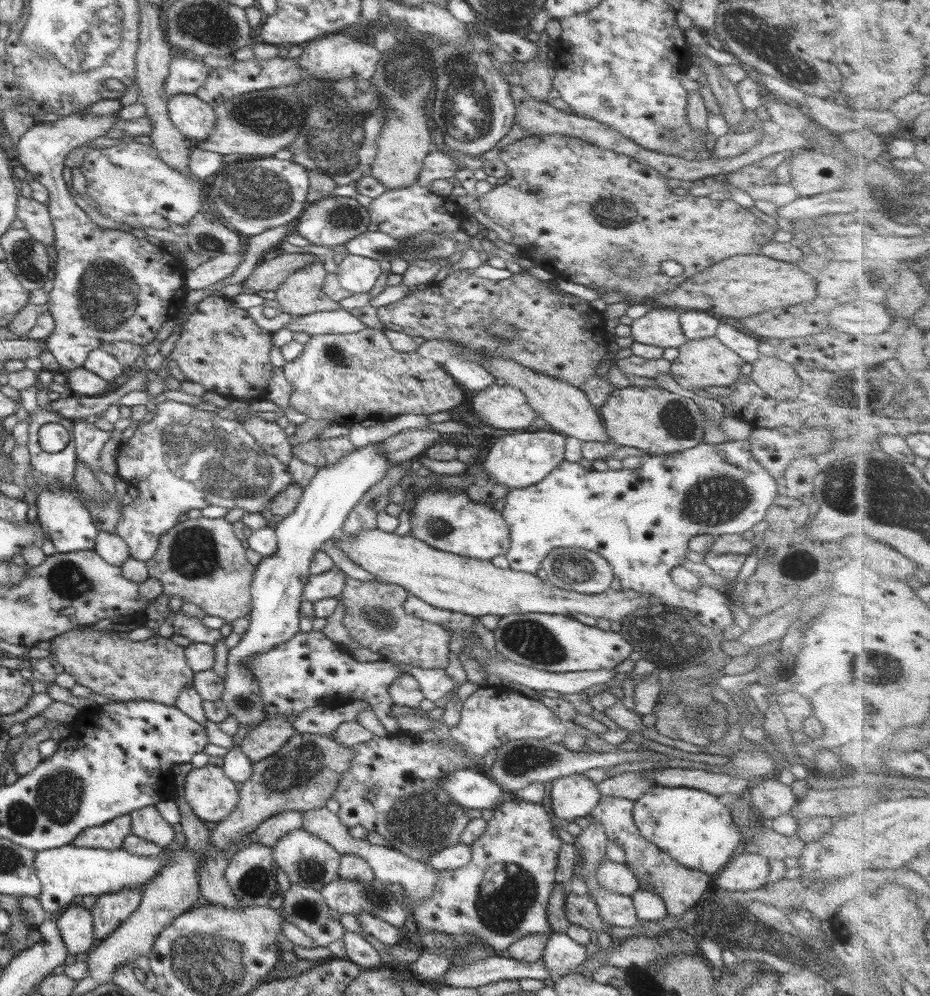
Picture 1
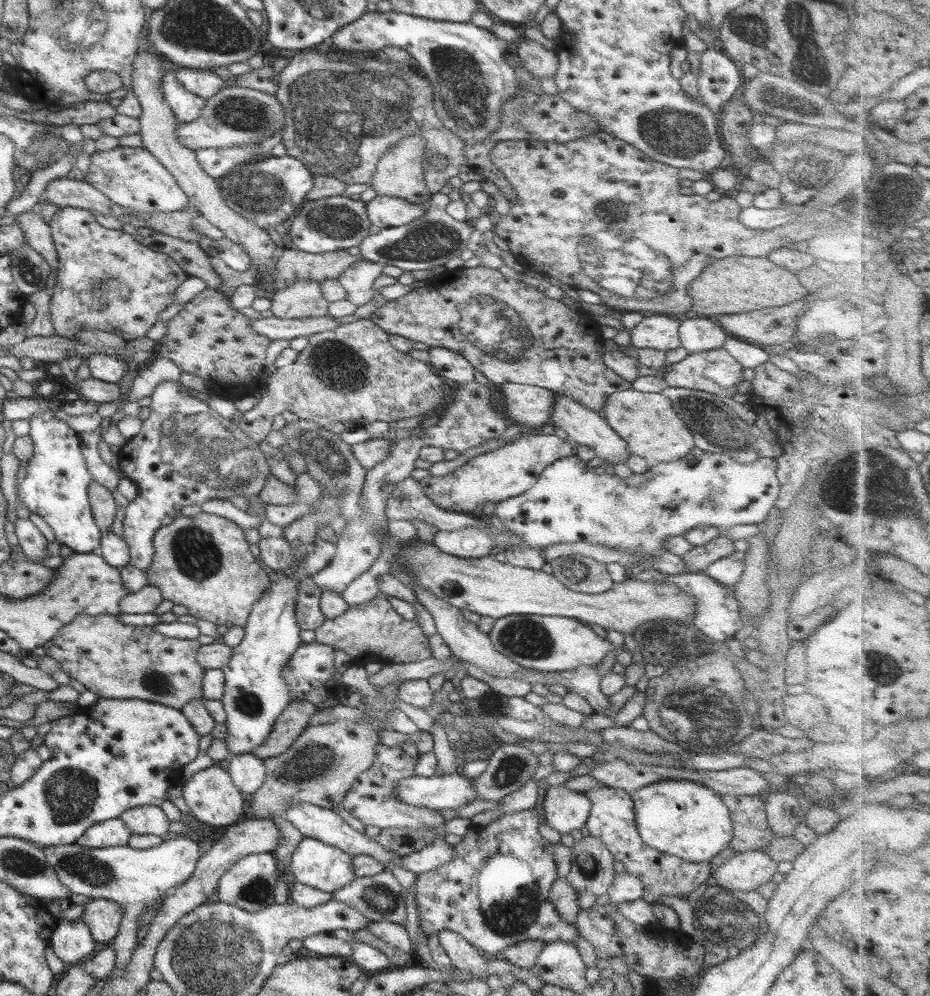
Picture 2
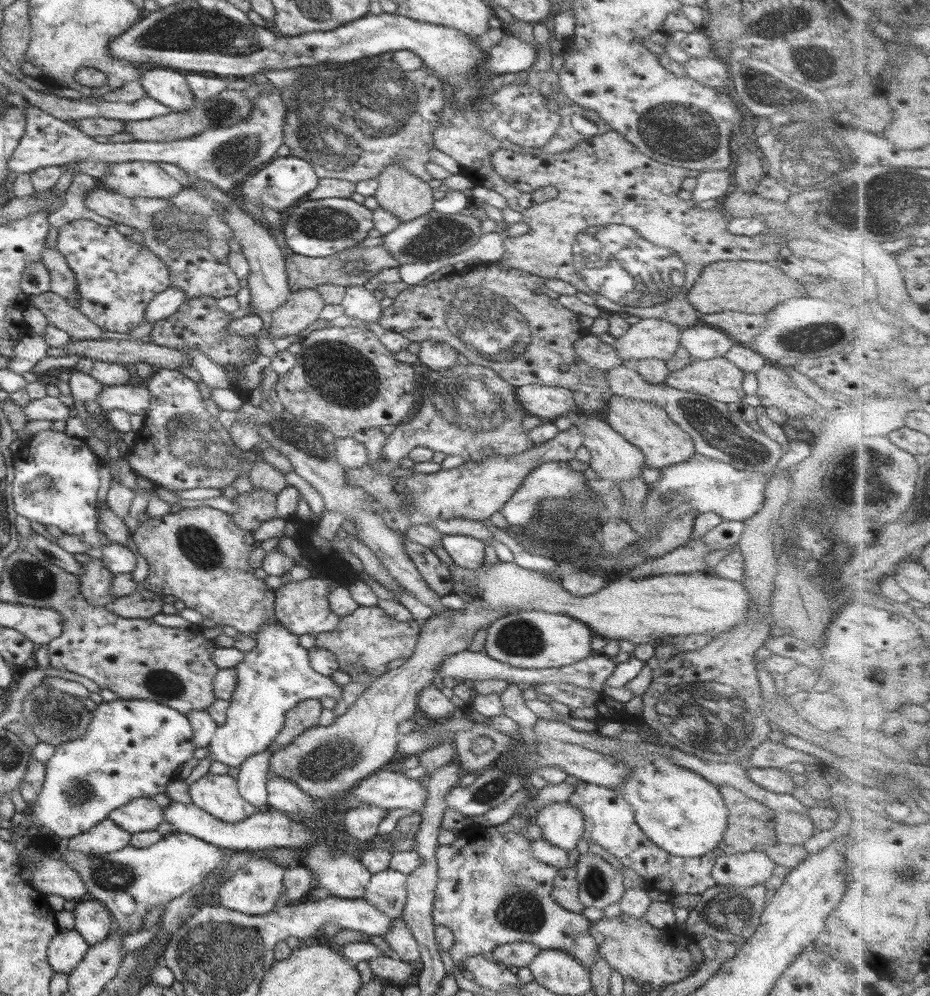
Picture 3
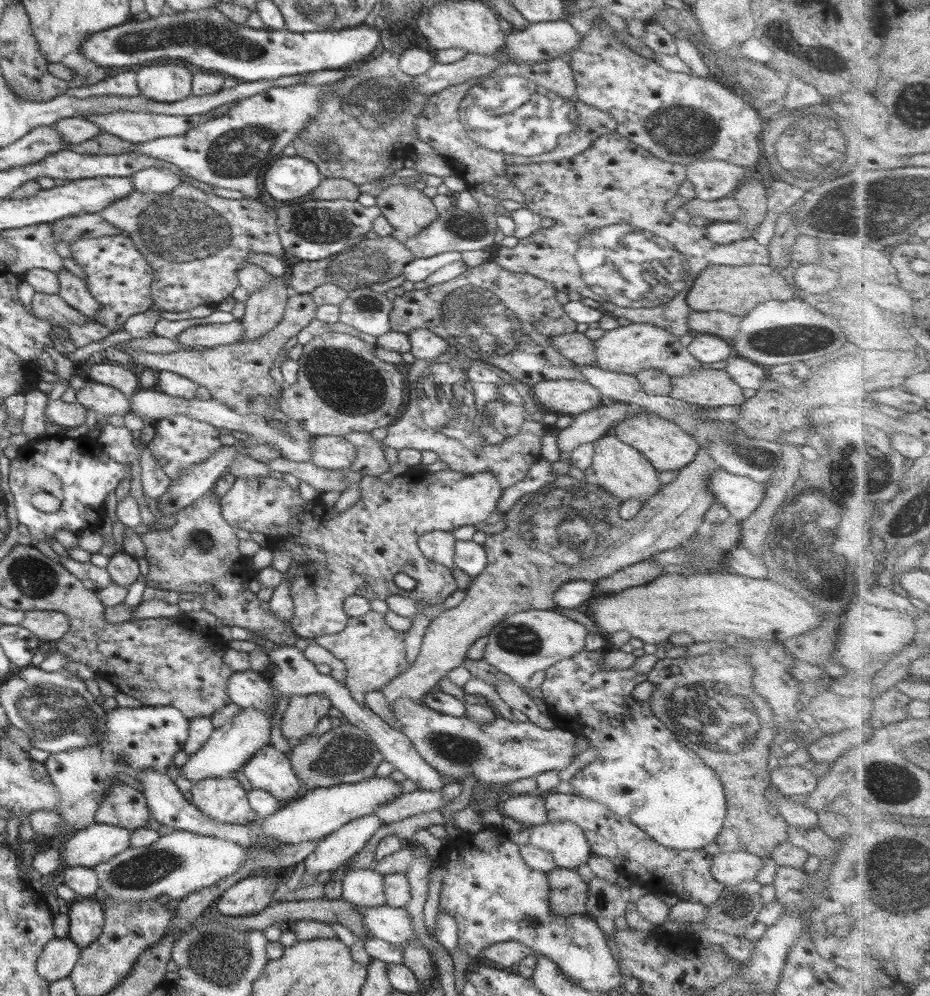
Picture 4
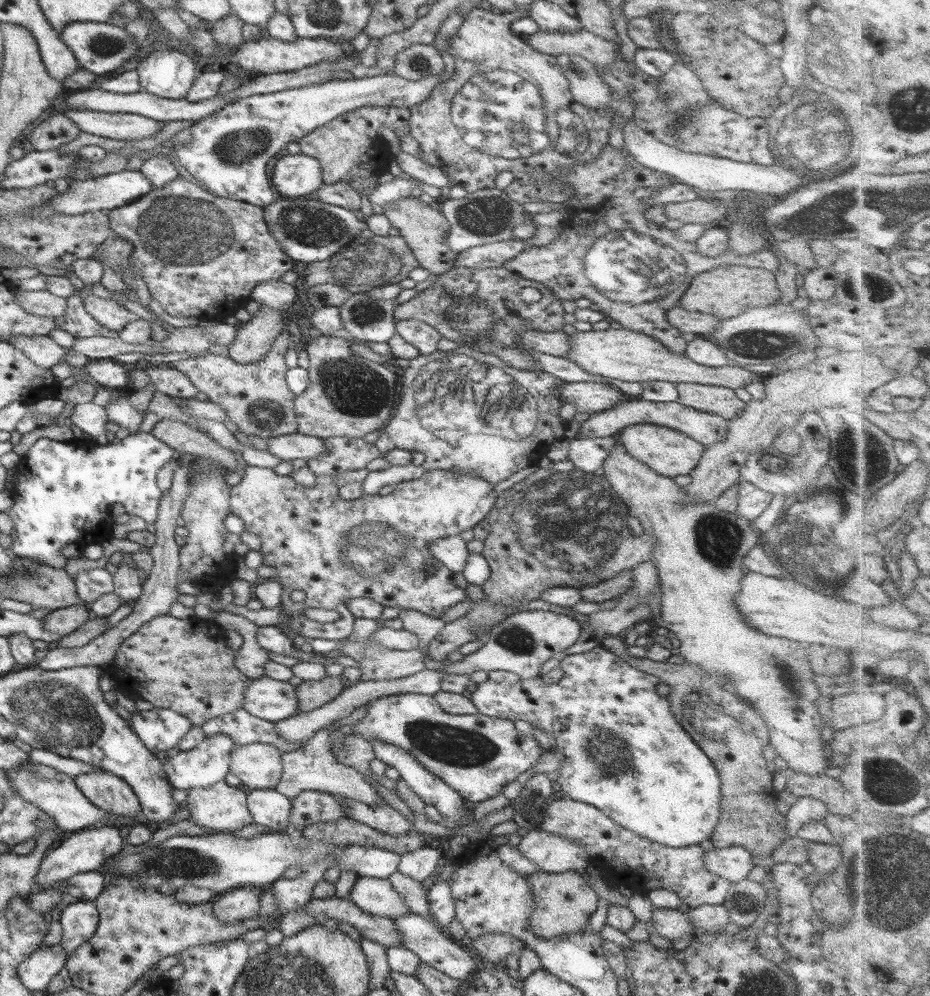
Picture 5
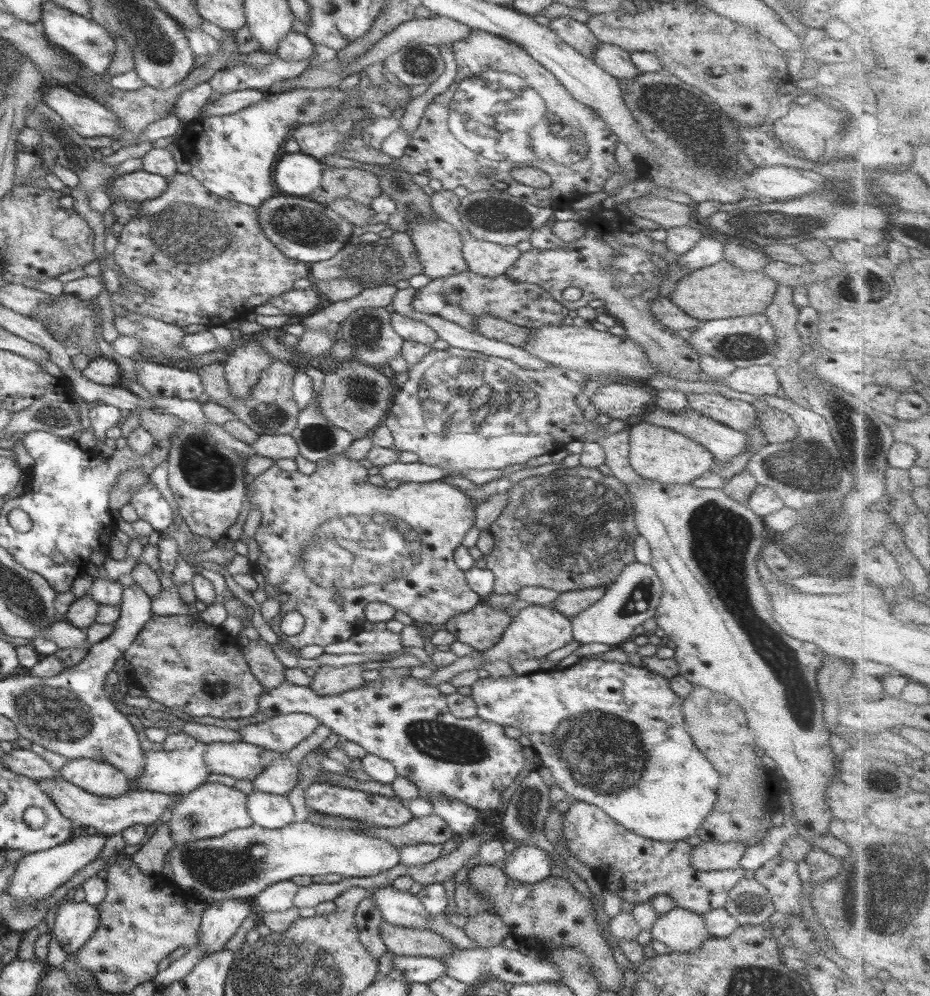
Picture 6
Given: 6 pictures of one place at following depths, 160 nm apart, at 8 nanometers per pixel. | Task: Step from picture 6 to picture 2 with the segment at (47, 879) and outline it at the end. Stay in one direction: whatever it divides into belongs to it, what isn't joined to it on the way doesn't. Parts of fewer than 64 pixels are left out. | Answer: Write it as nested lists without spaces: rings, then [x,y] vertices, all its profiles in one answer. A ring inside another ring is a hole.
[[[118,818],[89,826],[81,838],[74,843],[86,848],[107,848],[107,846],[126,846],[130,838],[127,826]]]

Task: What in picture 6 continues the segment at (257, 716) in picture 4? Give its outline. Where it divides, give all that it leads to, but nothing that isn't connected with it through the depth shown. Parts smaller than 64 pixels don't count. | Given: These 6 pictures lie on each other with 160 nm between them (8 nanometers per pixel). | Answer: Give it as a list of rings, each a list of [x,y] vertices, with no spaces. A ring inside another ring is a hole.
[[[196,742],[187,749],[145,751],[146,758],[142,773],[137,776],[135,781],[127,782],[128,791],[149,790],[167,795],[183,796],[203,785],[205,776],[210,773],[205,761],[202,759],[206,744]]]

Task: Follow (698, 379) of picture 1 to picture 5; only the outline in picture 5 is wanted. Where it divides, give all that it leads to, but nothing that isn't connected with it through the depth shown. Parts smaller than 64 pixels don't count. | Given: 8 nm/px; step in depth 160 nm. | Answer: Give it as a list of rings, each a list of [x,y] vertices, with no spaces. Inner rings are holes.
[[[675,384],[676,401],[683,406],[716,414],[725,421],[732,419],[746,405],[738,400],[729,388],[703,386],[699,384]]]

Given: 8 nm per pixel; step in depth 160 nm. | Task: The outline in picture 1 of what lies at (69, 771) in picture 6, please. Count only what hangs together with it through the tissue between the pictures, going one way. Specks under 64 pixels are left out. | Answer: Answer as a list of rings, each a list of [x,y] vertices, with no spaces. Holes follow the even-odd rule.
[[[154,806],[133,810],[127,816],[130,818],[131,835],[147,840],[147,842],[151,842],[161,850],[165,849],[173,840],[172,826],[161,818]]]

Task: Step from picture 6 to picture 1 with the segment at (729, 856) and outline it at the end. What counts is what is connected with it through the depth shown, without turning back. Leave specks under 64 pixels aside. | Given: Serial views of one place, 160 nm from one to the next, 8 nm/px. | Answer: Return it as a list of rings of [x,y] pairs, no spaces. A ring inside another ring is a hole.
[[[751,850],[738,852],[717,874],[715,884],[723,891],[747,892],[767,883],[769,865]]]

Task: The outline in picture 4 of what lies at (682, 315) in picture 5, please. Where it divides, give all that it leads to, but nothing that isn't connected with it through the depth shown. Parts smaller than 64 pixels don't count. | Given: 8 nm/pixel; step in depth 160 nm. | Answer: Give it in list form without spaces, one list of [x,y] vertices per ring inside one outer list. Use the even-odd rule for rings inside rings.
[[[693,311],[687,317],[687,328],[694,334],[709,334],[731,340],[739,333],[742,318],[721,311]]]

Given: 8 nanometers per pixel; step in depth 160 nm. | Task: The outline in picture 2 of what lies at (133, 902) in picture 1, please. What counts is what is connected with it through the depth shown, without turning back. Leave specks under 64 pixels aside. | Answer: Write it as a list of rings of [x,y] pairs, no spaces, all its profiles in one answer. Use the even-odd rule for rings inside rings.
[[[102,898],[91,899],[89,903],[85,903],[83,906],[84,911],[79,920],[87,926],[94,942],[110,943],[119,931],[119,923],[123,919],[123,907],[112,900]]]

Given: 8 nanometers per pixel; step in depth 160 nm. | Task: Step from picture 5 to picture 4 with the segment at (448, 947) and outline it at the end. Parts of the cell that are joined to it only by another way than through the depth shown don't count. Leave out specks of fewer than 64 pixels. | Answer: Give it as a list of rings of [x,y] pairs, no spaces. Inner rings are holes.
[[[352,905],[361,914],[361,925],[372,938],[391,945],[419,943],[411,929],[411,919],[404,908],[383,905],[364,907]]]

